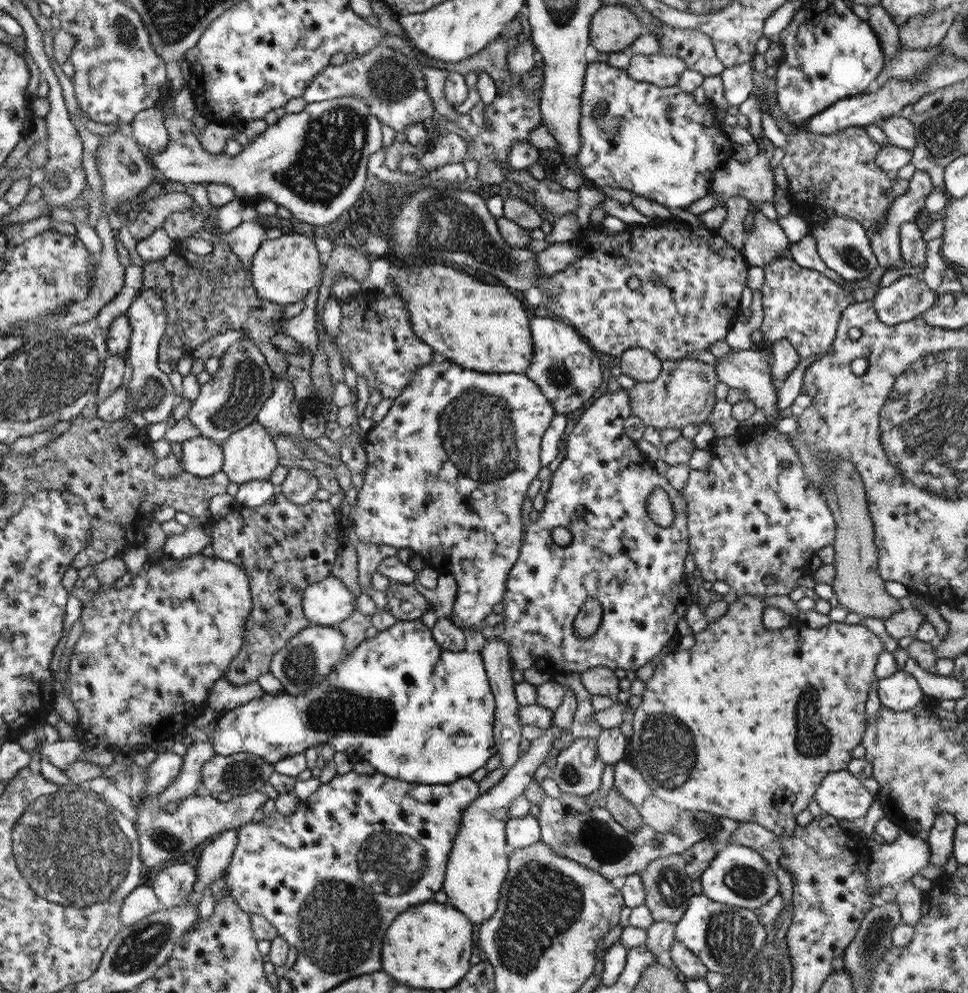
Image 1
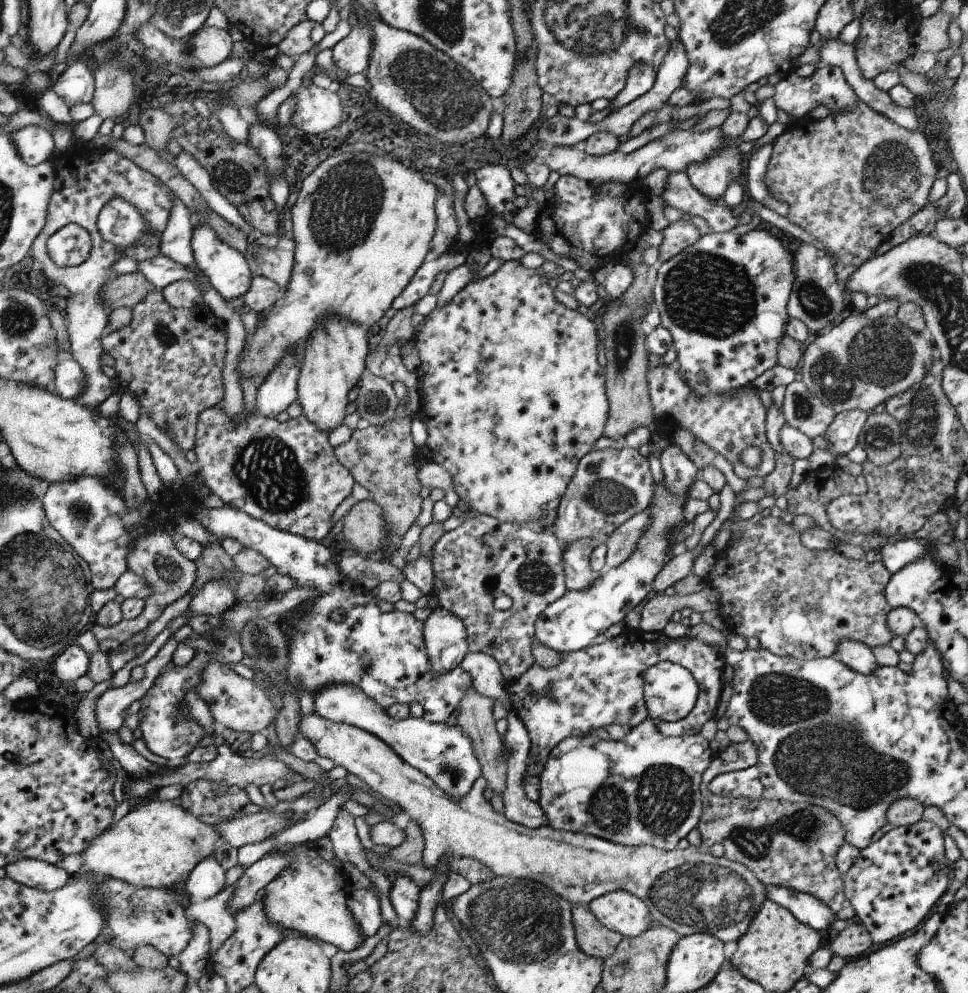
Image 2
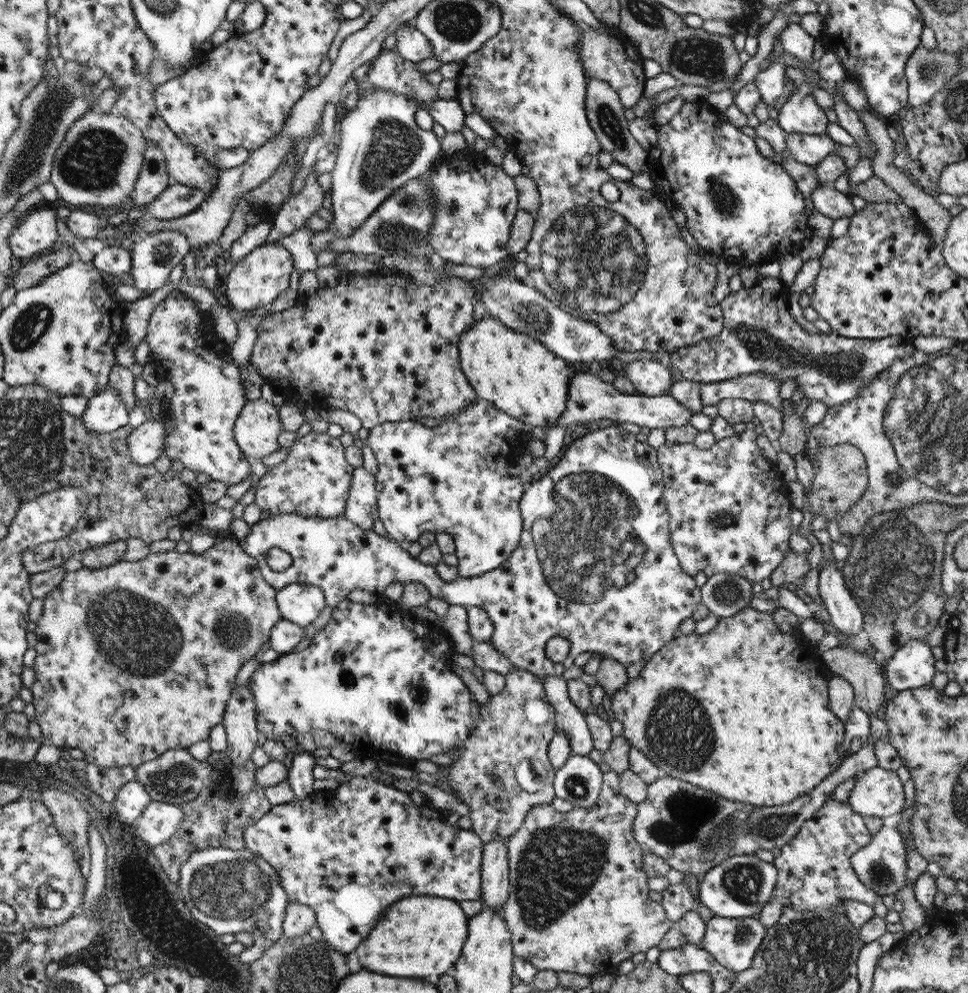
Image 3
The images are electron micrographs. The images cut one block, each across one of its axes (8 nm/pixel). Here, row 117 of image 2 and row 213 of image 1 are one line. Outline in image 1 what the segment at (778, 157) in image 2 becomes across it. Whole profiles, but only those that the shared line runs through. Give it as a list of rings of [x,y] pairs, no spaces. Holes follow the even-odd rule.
[[[848,127],[832,134],[813,134],[806,130],[794,130],[794,134],[787,135],[788,145],[781,161],[786,177],[788,177],[788,195],[790,204],[795,214],[809,218],[817,206],[824,209],[827,218],[833,215],[852,218],[860,223],[866,231],[870,232],[871,245],[874,255],[878,259],[878,265],[886,270],[902,268],[901,246],[899,228],[906,221],[915,221],[918,212],[925,206],[926,197],[934,190],[932,180],[928,172],[916,170],[906,193],[896,196],[892,192],[892,184],[886,171],[876,166],[876,155],[882,149],[882,145],[875,142],[863,130],[864,127]]]

